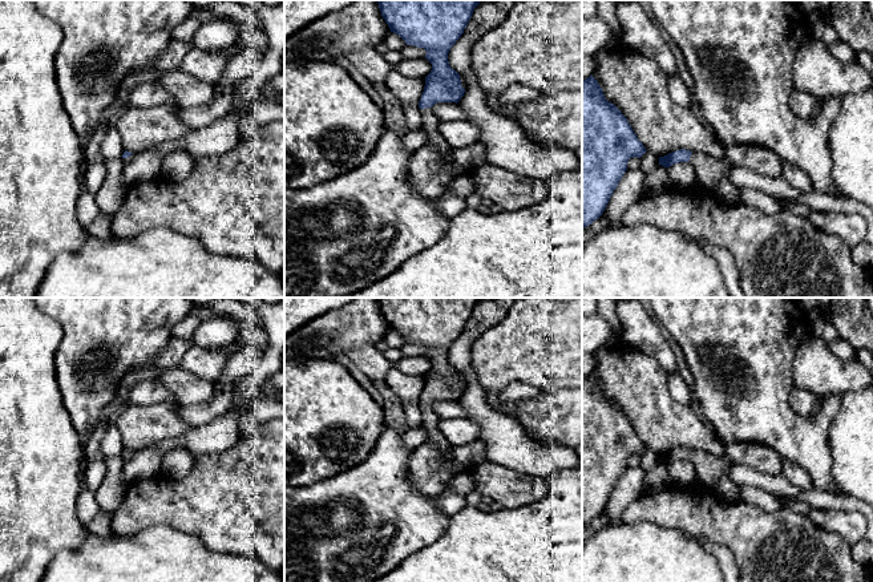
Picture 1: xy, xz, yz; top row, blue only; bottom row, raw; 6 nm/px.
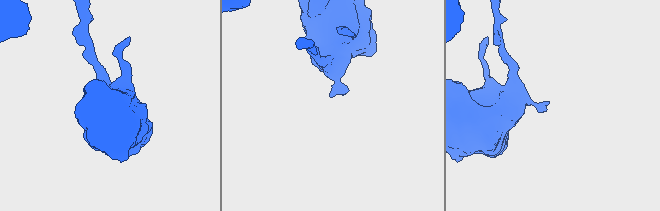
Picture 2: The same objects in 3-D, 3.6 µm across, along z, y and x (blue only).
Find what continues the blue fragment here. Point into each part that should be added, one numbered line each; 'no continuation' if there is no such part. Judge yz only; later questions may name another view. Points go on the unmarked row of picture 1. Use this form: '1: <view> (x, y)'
1: yz (710, 468)

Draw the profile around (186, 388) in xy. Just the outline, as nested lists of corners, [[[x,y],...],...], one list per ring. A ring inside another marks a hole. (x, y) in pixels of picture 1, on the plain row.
[[[179,365],[159,371],[157,379],[175,397],[177,404],[182,407],[206,403],[215,392],[213,383],[198,379]]]

